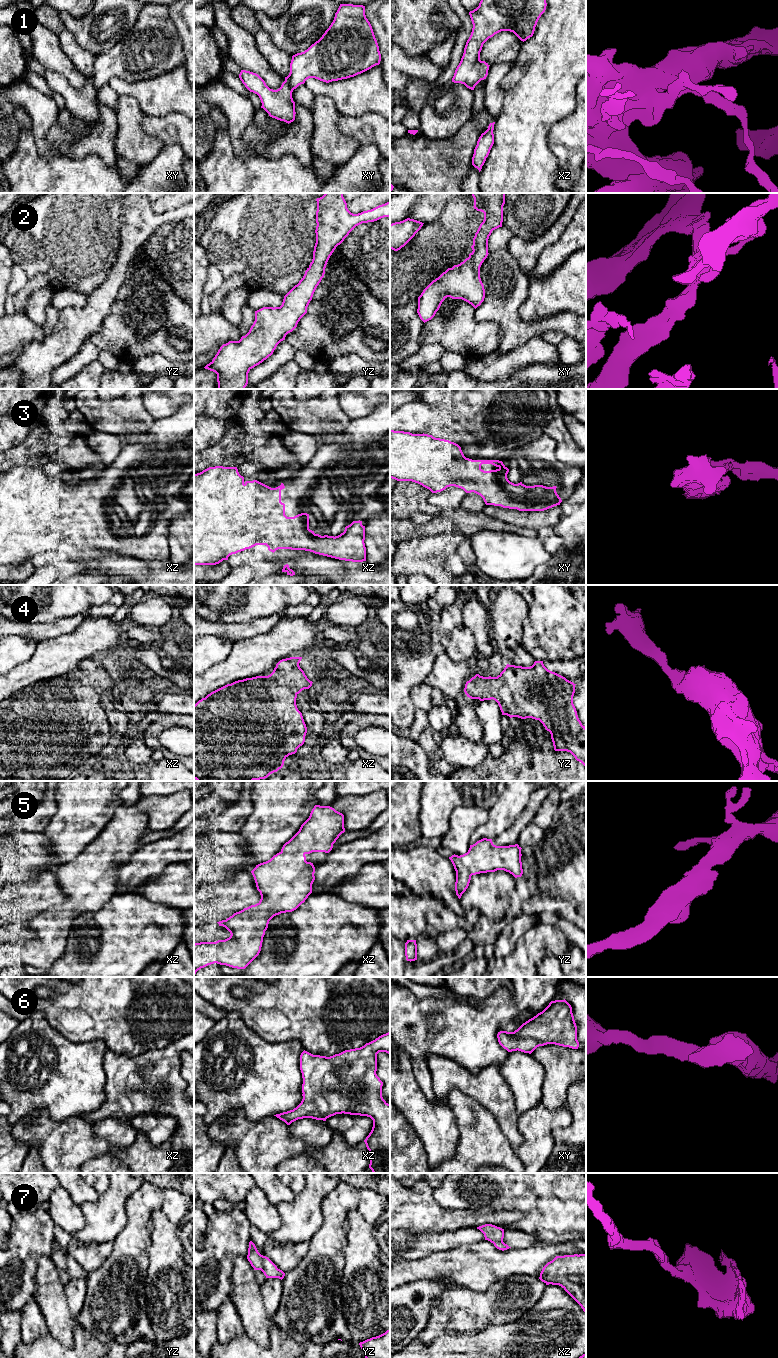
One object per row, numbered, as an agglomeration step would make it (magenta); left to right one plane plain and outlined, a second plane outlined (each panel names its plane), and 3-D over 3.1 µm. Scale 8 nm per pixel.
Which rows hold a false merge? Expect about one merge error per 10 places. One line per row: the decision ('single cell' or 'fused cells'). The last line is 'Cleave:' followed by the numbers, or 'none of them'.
1: single cell
2: single cell
3: single cell
4: single cell
5: single cell
6: single cell
7: single cell
Cleave: none of them

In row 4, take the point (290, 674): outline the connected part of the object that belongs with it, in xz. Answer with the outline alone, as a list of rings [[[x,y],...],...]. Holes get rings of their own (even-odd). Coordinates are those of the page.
[[[302,657],[280,660],[268,676],[256,676],[227,684],[194,705],[194,779],[197,781],[254,781],[267,778],[305,742],[307,727],[296,705],[297,695],[312,686],[300,668]]]

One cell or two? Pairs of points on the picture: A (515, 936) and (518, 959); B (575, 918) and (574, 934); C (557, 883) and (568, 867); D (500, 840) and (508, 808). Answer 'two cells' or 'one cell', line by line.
A: one cell
B: two cells
C: one cell
D: two cells

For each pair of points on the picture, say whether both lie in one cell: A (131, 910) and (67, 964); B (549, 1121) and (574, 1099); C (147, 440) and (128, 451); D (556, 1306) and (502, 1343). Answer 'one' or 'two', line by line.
A: one
B: two
C: two
D: one

